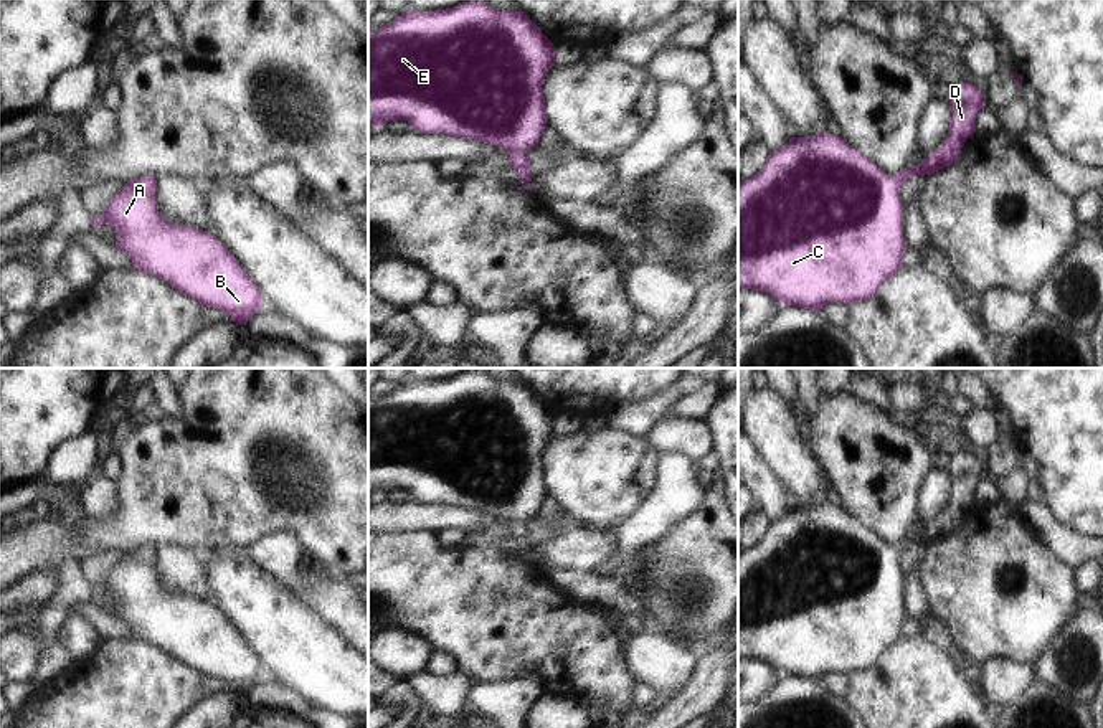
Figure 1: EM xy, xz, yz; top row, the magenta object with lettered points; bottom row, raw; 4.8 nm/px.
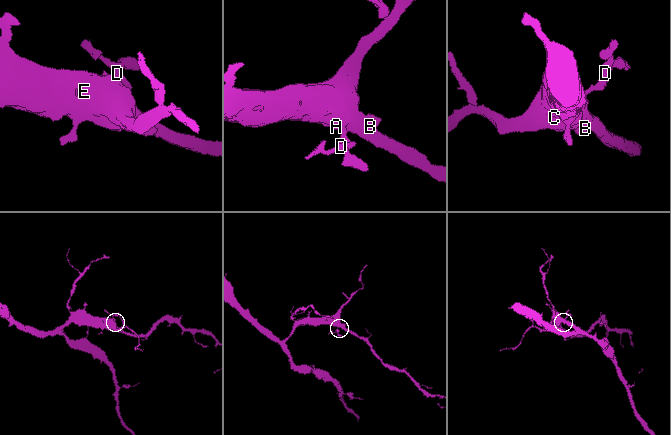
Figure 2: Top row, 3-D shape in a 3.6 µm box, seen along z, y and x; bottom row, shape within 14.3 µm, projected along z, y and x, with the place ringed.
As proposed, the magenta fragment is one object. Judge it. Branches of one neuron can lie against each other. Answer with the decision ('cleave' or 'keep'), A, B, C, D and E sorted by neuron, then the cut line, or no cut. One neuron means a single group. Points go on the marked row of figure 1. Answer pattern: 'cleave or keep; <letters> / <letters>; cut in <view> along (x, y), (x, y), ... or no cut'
keep; A B C D E; no cut

